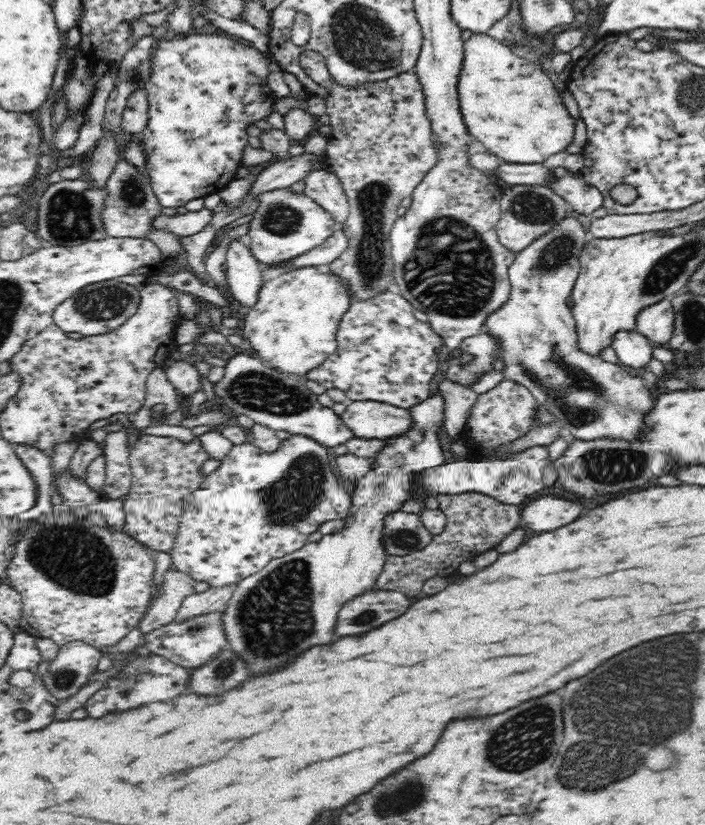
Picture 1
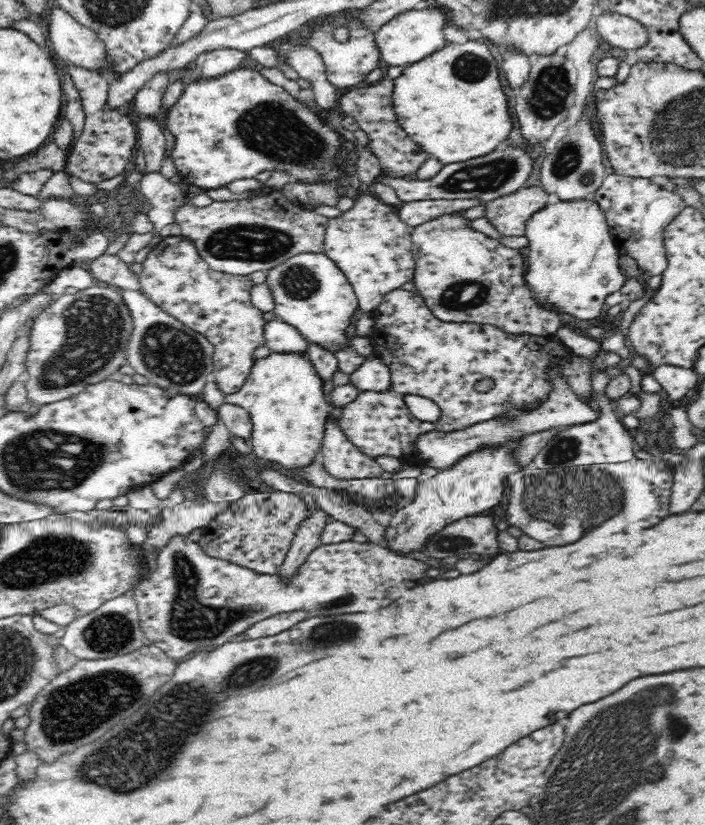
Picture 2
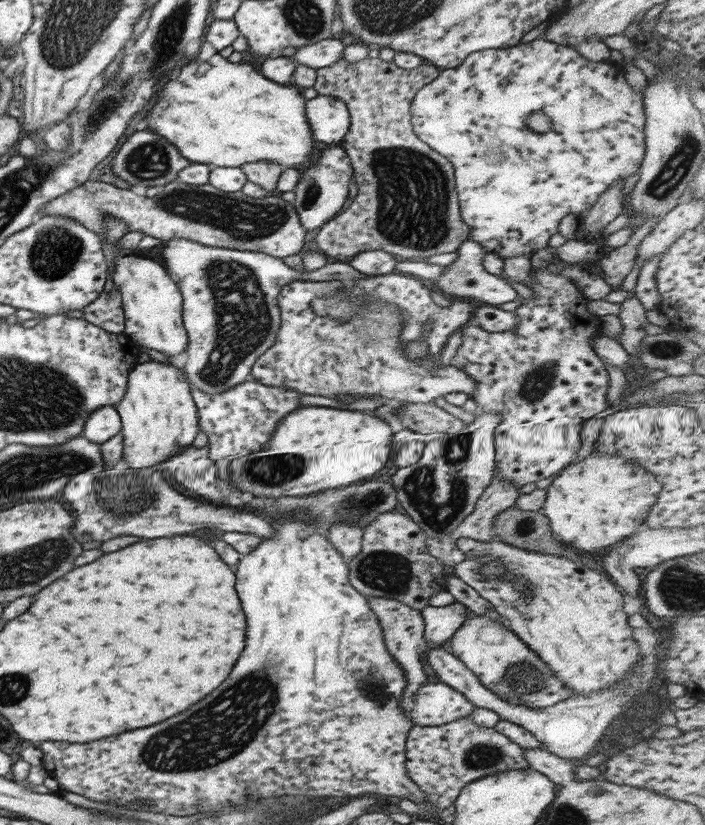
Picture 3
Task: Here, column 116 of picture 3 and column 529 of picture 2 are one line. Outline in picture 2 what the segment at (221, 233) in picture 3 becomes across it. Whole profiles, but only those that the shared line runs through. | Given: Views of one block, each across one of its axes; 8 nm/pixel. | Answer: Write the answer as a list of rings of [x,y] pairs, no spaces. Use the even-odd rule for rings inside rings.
[[[531,186],[484,202],[485,218],[503,236],[524,236],[527,222],[546,204],[556,203],[559,198],[548,194],[542,187]]]

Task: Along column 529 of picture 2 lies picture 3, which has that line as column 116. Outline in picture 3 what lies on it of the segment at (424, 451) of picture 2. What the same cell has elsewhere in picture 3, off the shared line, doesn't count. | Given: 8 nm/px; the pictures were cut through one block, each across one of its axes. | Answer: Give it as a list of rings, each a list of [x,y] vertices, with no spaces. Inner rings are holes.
[[[102,406],[88,416],[81,436],[94,444],[101,445],[121,430],[121,416],[115,406]]]

